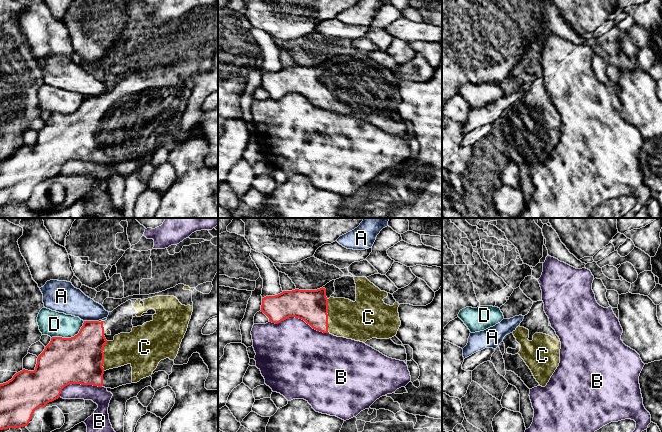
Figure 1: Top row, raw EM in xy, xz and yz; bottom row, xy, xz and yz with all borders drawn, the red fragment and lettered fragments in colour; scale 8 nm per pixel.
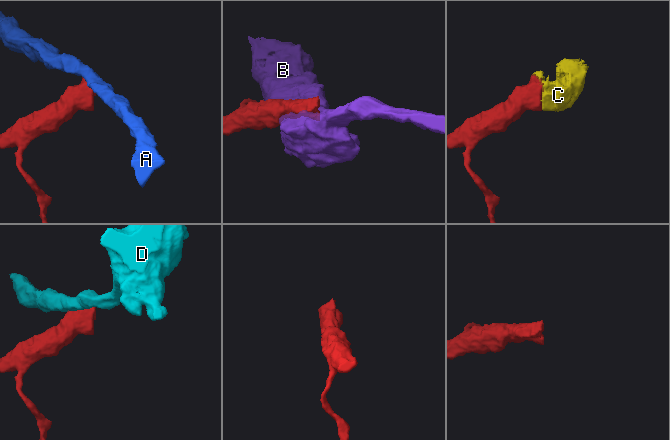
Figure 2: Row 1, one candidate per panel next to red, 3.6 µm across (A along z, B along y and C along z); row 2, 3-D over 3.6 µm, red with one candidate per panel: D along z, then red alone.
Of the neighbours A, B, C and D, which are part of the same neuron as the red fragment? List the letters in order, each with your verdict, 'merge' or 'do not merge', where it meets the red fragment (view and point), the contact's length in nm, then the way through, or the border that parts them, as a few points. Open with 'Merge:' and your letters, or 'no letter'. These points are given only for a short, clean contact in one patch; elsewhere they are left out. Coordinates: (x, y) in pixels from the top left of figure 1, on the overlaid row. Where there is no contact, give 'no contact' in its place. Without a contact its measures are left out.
Merge: C
A: do not merge | xy (91, 321) | 120 nm | along xy (84, 320), (98, 321)
B: do not merge | xz (299, 318) | 480 nm
C: merge | xz (327, 316) | 280 nm
D: do not merge | xy (71, 337) | 300 nm

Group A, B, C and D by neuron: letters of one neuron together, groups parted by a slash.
A / B / C / D

